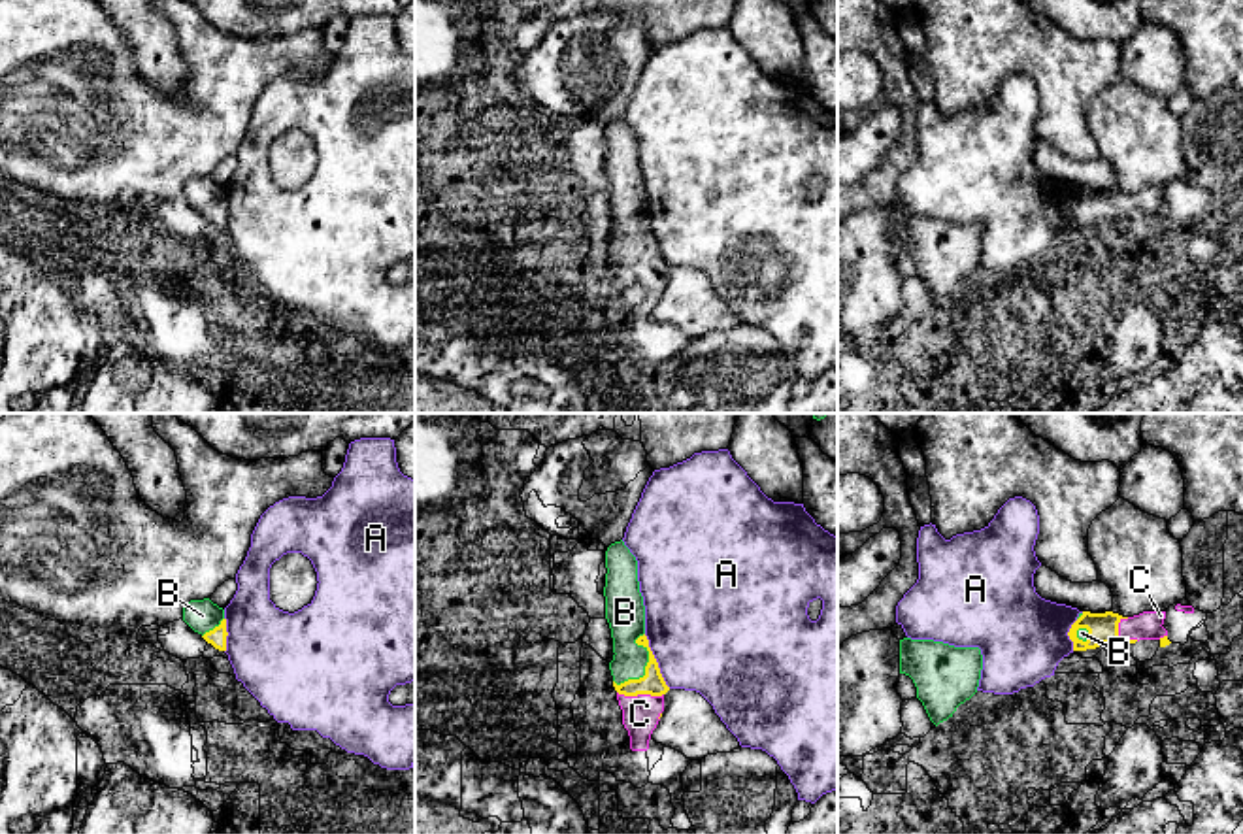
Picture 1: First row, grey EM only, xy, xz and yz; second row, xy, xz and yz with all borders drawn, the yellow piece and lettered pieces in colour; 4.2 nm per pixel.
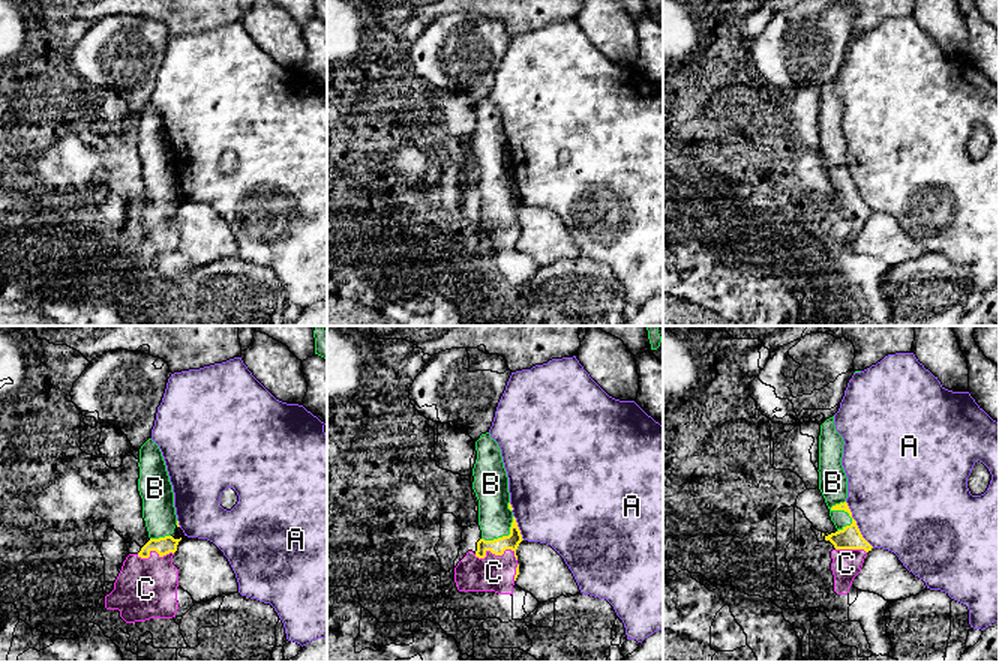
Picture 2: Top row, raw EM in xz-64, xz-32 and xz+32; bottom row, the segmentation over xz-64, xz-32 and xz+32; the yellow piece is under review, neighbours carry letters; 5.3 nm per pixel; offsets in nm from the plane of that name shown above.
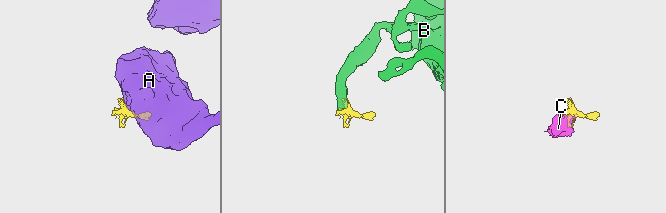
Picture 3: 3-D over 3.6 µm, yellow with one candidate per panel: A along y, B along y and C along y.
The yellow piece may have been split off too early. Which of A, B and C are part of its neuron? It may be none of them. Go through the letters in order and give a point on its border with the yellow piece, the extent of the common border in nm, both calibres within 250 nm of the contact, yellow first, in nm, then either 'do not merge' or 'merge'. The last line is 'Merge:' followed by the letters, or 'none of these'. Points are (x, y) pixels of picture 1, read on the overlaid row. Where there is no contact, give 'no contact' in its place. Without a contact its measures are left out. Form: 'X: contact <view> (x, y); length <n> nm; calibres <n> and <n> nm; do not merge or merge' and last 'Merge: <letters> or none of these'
A: contact xz (655, 661); length 260 nm; calibres 100 and 480 nm; do not merge
B: contact xz (646, 667); length 260 nm; calibres 100 and 170 nm; merge
C: contact xz (640, 693); length 200 nm; calibres 100 and 160 nm; merge
Merge: B, C

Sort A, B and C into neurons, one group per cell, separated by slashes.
A / B C

